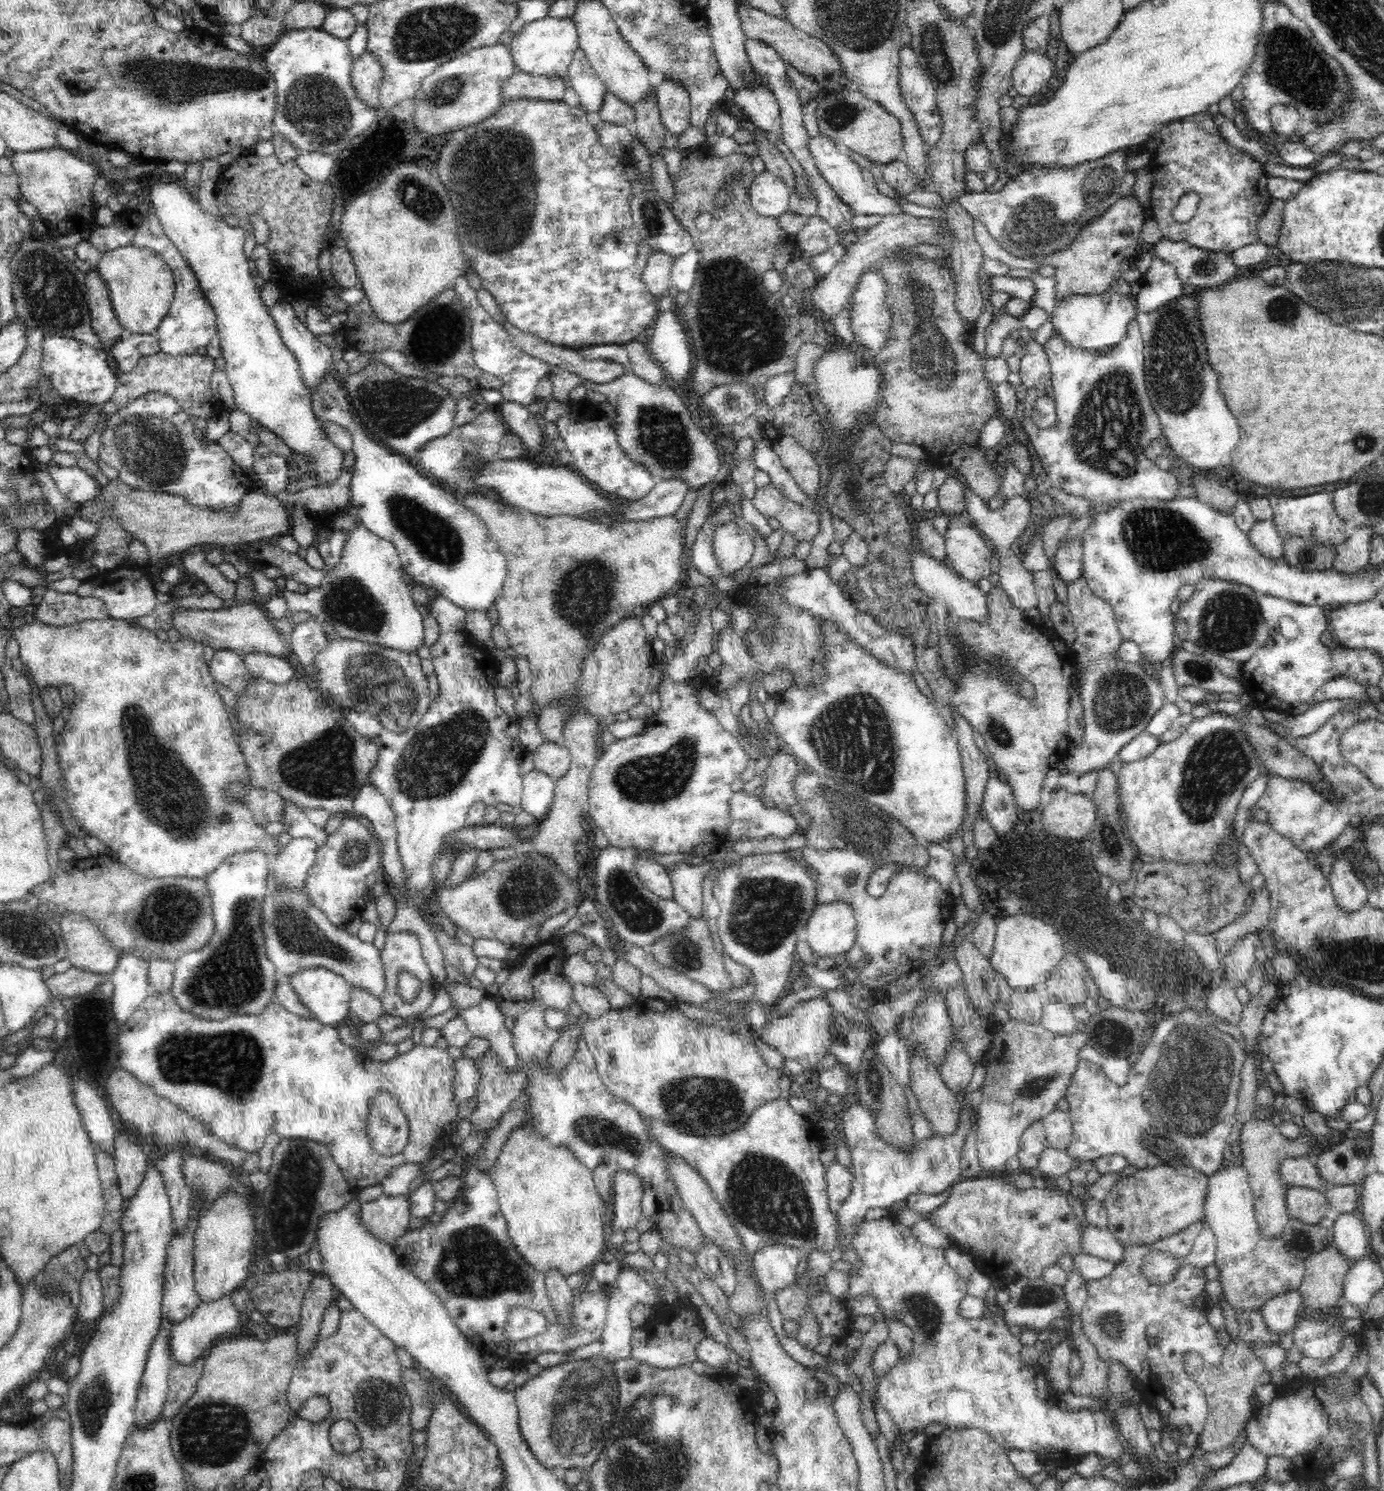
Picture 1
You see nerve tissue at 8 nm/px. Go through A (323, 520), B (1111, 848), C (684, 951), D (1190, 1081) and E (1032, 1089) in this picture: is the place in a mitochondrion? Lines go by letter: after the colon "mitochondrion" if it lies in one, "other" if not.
A: other
B: mitochondrion
C: mitochondrion
D: mitochondrion
E: mitochondrion

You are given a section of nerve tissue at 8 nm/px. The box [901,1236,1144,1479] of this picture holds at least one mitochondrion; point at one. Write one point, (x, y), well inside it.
(1035, 1295)

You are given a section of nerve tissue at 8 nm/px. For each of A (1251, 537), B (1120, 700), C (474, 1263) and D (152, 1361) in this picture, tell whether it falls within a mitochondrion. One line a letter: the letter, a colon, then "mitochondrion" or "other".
A: other
B: mitochondrion
C: mitochondrion
D: other

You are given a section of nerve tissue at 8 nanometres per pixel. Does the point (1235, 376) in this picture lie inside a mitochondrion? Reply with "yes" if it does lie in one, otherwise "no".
no

